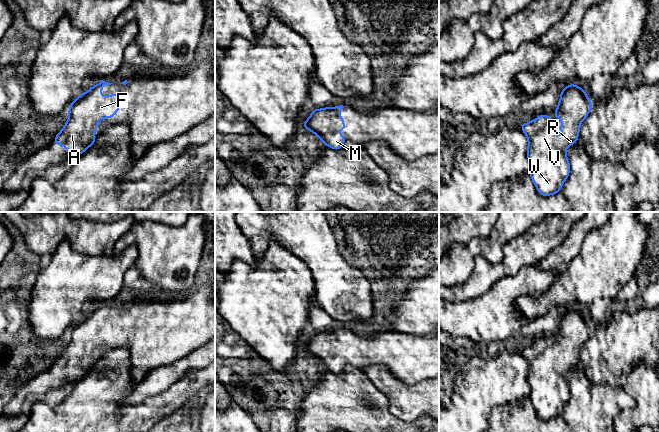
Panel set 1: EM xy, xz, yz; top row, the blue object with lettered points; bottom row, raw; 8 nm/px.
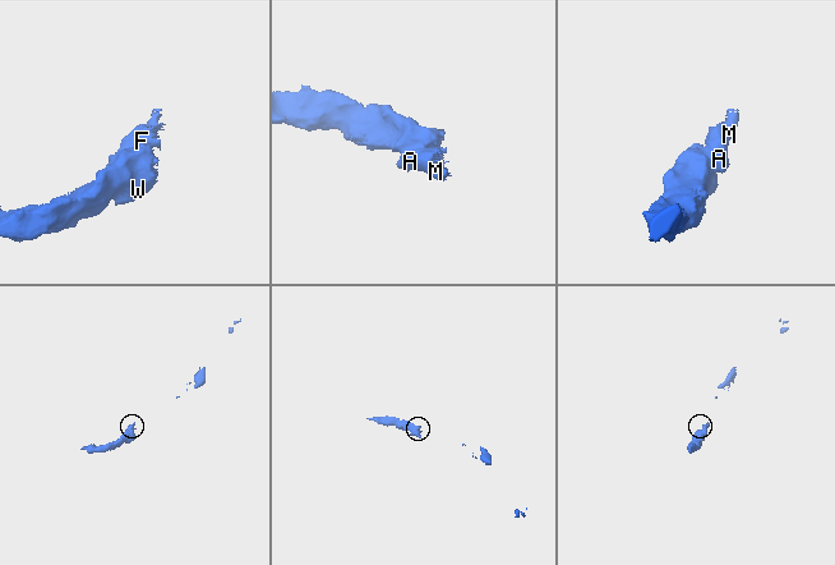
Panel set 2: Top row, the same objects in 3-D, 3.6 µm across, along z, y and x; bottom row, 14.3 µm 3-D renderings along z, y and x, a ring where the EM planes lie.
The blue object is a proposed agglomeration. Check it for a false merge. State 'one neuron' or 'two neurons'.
one neuron

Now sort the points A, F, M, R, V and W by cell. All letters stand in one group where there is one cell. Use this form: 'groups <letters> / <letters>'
groups A F M R V W

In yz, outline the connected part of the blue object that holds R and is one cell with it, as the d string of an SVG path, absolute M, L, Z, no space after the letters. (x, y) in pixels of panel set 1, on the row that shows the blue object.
M574 83L562 88L558 107L554 116L562 120L560 126L563 132L559 137L555 135L556 126L547 114L539 115L530 122L520 124L528 140L526 156L530 163L529 174L533 183L542 196L550 196L560 192L563 183L570 174L570 163L566 155L568 146L577 143L580 138L580 125L589 115L592 102L585 90Z

